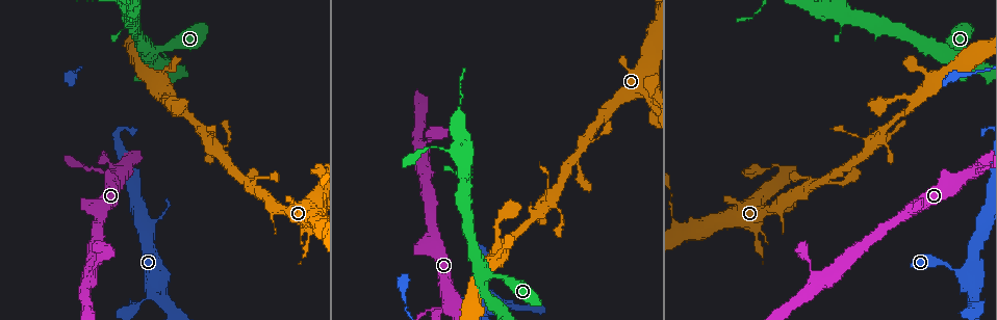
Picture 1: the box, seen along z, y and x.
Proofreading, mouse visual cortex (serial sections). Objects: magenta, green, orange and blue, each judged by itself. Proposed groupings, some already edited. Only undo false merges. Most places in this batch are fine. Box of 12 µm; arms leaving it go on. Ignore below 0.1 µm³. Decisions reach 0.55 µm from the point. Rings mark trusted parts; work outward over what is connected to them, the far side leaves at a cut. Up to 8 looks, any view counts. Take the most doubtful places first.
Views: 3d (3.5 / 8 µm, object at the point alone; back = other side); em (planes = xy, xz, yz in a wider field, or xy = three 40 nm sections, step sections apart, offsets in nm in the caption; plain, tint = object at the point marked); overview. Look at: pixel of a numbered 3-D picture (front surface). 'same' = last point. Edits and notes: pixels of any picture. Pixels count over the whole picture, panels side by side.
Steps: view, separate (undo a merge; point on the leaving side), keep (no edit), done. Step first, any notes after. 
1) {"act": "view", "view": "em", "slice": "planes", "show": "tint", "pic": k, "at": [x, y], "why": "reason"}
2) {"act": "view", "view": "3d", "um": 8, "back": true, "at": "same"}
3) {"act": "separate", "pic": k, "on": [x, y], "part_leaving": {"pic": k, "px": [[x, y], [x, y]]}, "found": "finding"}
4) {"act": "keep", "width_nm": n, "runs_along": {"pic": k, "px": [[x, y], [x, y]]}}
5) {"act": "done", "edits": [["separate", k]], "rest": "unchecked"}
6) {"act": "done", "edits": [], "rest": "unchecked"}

{"act": "view", "view": "3d", "um": 3.5, "pic": 1, "at": [172, 311], "why": "two arms in line, one across"}

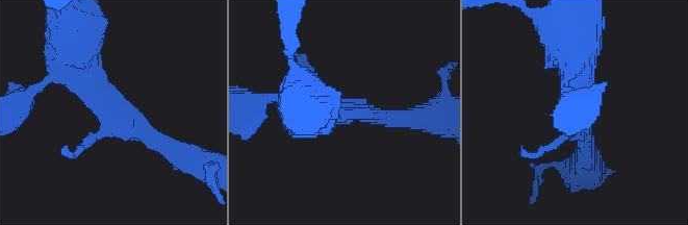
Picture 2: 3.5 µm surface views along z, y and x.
{"act": "view", "view": "em", "slice": "xy", "step": 5, "show": "tint", "pic": 2, "at": [113, 108], "why": "shape alone is not enough"}

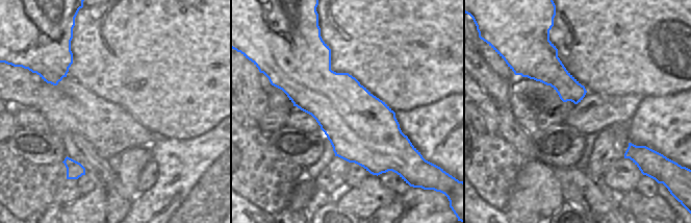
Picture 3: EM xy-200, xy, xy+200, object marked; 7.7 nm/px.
{"act": "view", "view": "em", "slice": "xy", "step": 2, "show": "tint", "at": "same"}

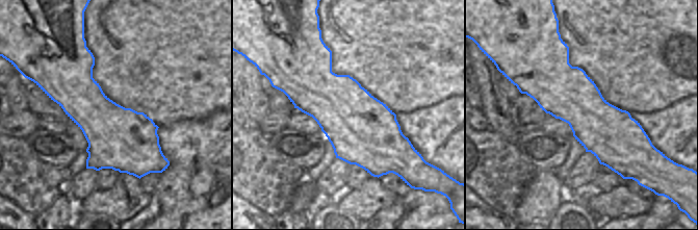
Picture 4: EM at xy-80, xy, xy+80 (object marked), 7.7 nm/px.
{"act": "keep", "width_nm": 550, "runs_along": {"pic": 2, "px": [[75, 50], [84, 79], [171, 150]]}, "found": "continuous, no second cell"}

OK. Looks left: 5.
{"act": "view", "view": "3d", "um": 8, "back": true, "pic": 1, "at": [844, 11], "why": "sharp bend"}

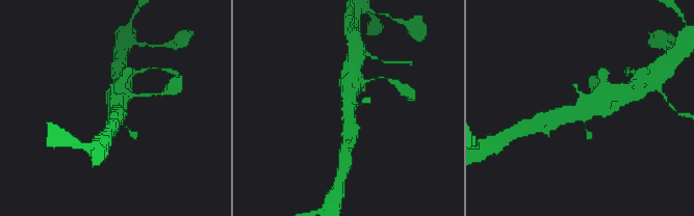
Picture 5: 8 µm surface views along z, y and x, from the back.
{"act": "view", "view": "em", "slice": "xy", "step": 5, "show": "tint", "pic": 5, "at": [348, 108]}

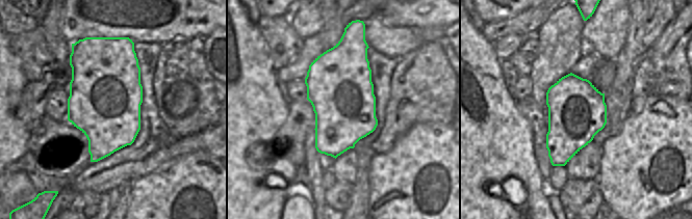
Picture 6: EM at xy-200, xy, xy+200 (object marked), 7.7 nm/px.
{"act": "keep", "runs_along": {"pic": 5, "px": [[555, 117], [611, 103]]}, "found": "continuous, no second cell"}

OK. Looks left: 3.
{"act": "view", "view": "3d", "um": 8, "pic": 1, "at": [448, 302], "why": "calibre changes"}

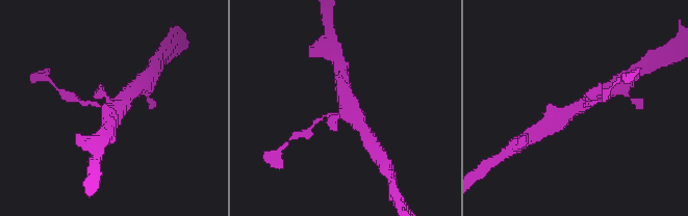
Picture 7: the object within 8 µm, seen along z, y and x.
{"act": "view", "view": "em", "slice": "xy", "step": 2, "show": "tint", "pic": 7, "at": [112, 107], "why": "shape alone is not enough"}

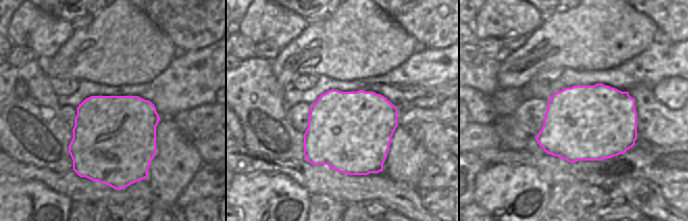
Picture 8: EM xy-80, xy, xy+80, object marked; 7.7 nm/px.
{"act": "keep", "runs_along": {"pic": 7, "px": [[553, 122], [559, 122], [596, 95]]}, "found": "all the same cell"}

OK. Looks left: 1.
{"act": "done", "edits": [], "rest": "unchecked"}

